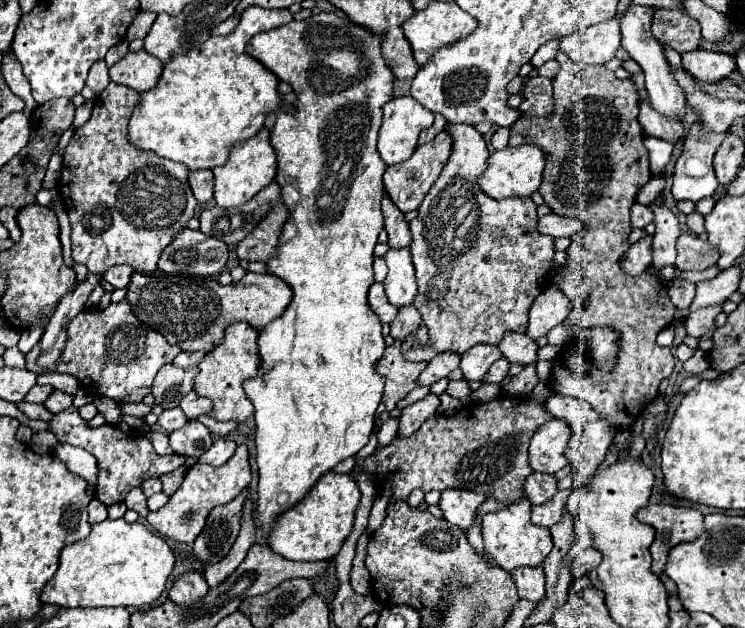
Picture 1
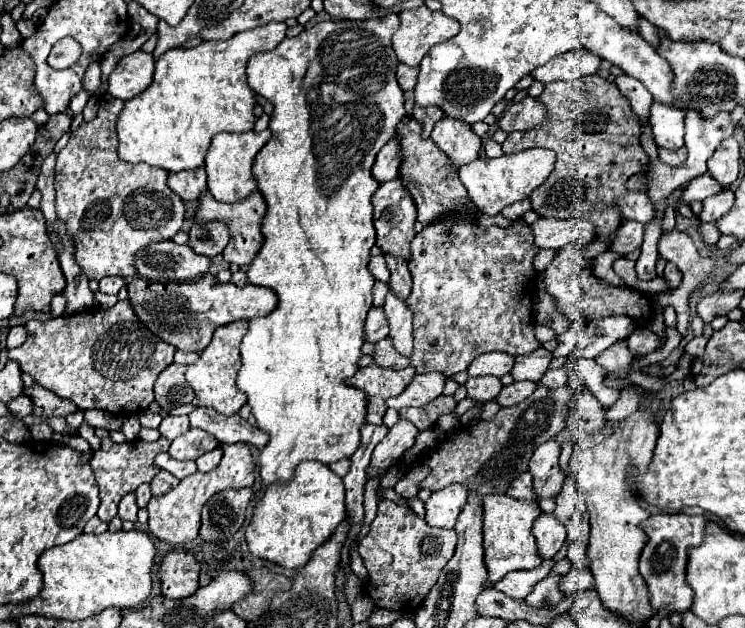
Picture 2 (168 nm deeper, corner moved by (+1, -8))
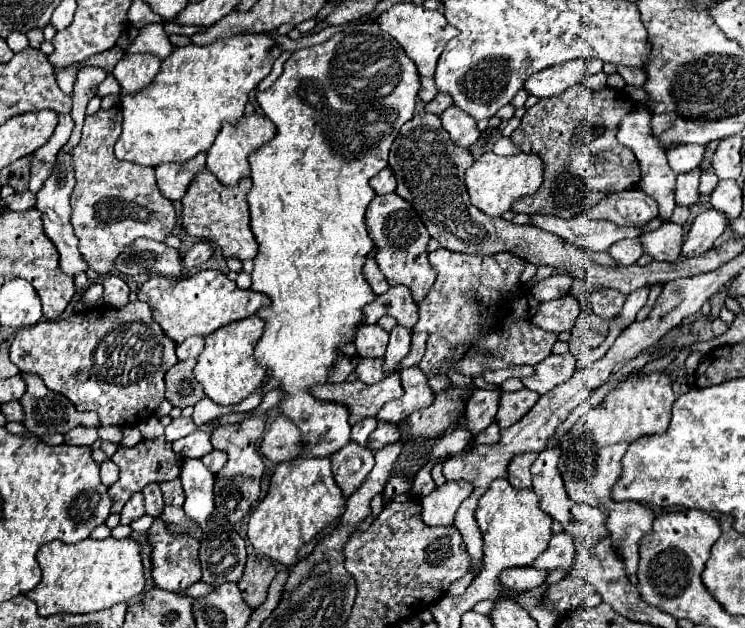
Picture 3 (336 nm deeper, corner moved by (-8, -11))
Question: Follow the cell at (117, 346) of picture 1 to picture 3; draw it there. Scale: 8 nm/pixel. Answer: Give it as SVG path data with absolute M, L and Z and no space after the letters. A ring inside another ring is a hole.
M129 302L125 308L107 308L97 306L91 310L83 310L71 314L67 318L45 320L31 328L23 328L17 332L11 344L11 362L21 372L39 374L45 386L53 392L67 396L79 412L93 410L99 414L101 424L115 424L115 426L133 426L143 420L145 416L153 414L161 400L165 398L163 376L167 368L177 362L175 356L175 342L165 336L159 324L151 318L149 306L145 302Z

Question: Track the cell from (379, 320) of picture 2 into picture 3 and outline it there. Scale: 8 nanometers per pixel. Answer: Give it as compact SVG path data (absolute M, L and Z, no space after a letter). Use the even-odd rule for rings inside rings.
M363 324L359 328L357 338L355 338L355 348L361 358L383 358L383 352L387 348L389 334L379 326L379 324Z

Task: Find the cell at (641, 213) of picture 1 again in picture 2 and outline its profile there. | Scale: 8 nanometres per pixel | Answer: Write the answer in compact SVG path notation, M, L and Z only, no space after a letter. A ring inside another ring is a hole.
M626 221L626 223L622 223L618 233L616 233L616 239L612 243L612 251L628 255L630 251L638 249L642 245L642 239L644 239L644 227L646 225L638 223L638 221Z

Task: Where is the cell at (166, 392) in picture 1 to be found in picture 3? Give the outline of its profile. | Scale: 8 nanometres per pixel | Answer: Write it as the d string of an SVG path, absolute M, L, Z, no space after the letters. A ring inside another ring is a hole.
M195 360L177 362L165 372L165 398L179 408L195 406L201 398L205 398L203 386L193 376Z

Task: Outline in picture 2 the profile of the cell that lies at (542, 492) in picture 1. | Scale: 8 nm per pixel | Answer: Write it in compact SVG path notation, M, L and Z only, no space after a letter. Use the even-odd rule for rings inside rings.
M530 473L518 475L512 481L506 495L510 495L512 499L520 499L520 501L538 501L538 493L534 491L534 485L532 485L532 475Z

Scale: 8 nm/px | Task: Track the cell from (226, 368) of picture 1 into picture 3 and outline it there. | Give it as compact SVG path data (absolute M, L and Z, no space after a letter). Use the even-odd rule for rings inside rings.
M257 314L231 322L223 328L217 328L215 332L211 332L205 338L205 348L197 358L197 366L195 366L195 378L203 384L205 394L219 406L229 406L229 404L237 404L243 398L247 398L251 392L255 392L255 388L261 384L263 376L265 376L265 366L257 364L255 356L253 356L253 348L259 342L261 334L265 328L265 320Z

